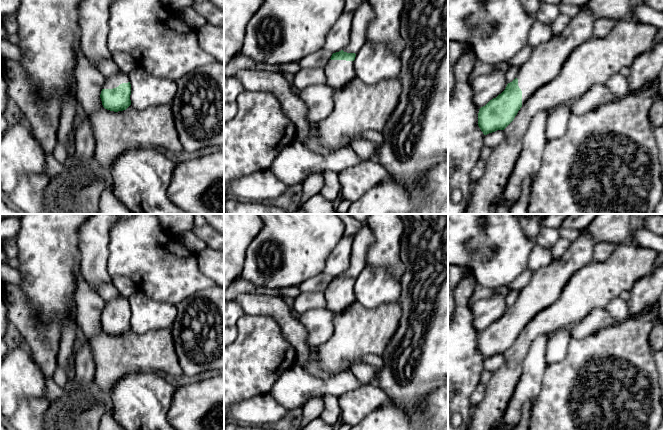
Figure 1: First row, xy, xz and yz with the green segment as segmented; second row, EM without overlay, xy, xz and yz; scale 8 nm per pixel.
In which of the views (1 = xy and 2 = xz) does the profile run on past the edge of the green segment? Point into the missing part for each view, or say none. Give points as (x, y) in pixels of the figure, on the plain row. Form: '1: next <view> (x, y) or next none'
1: next xy (115, 304)
2: next xz (339, 297)

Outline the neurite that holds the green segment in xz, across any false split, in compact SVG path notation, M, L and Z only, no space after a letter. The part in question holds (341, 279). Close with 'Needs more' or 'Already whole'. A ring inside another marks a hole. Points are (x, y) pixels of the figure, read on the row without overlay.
M343 274L333 277L324 290L326 309L332 314L340 314L354 304L356 302L355 281L355 277L347 277Z. Needs more

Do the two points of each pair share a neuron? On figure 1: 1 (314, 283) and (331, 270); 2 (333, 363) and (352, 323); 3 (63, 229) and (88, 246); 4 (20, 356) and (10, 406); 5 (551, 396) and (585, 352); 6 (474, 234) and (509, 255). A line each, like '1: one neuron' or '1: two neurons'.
1: two neurons
2: one neuron
3: two neurons
4: one neuron
5: one neuron
6: one neuron

